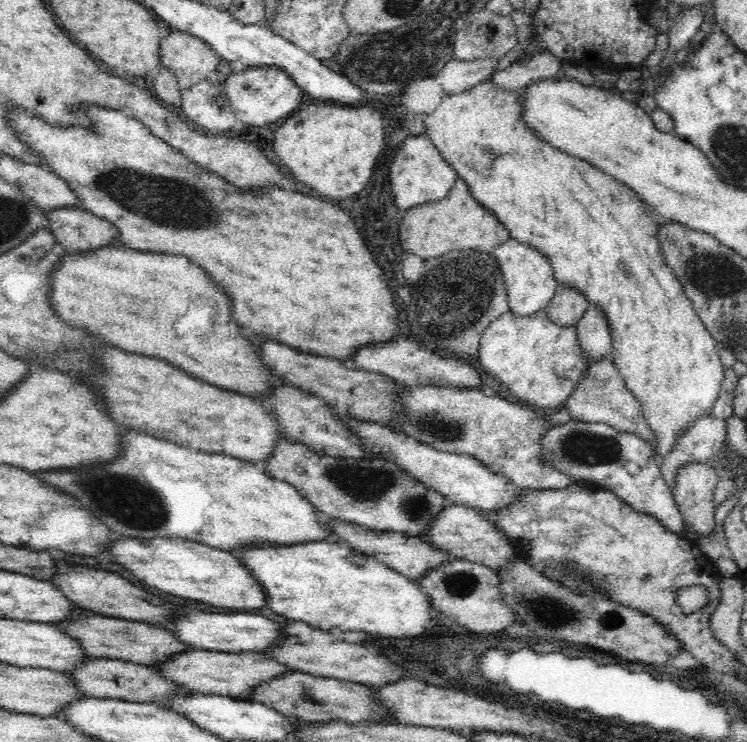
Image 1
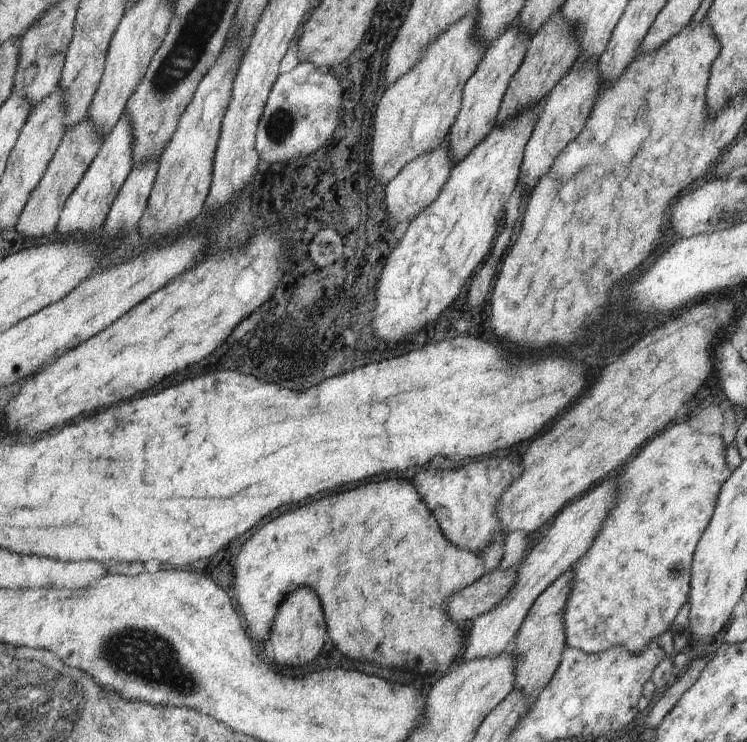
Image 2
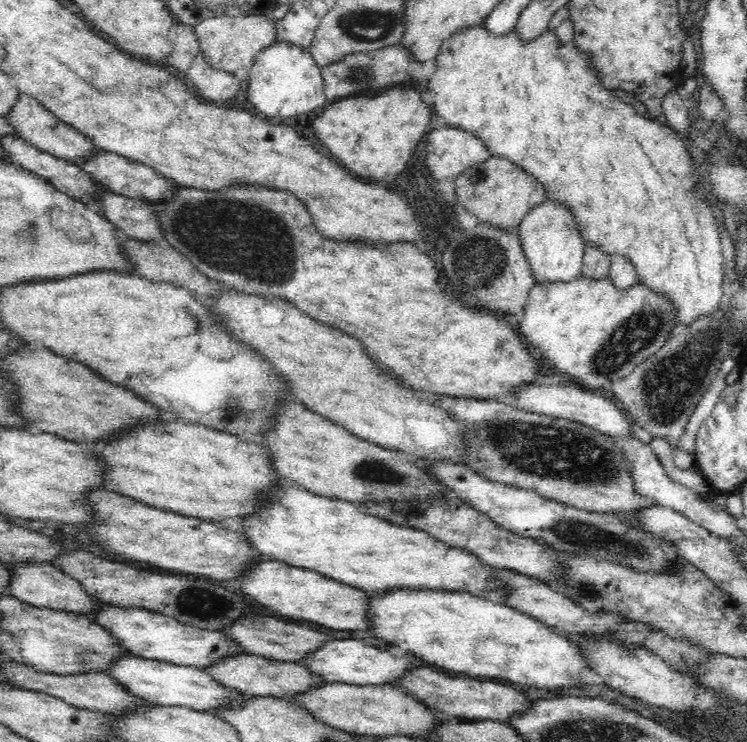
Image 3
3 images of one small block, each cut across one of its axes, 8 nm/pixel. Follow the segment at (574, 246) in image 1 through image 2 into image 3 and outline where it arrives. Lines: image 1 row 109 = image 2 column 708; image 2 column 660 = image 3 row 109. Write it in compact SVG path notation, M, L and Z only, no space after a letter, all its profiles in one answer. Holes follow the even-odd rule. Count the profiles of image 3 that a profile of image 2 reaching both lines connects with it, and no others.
M482 25L465 28L454 33L448 40L441 44L441 51L436 60L436 70L428 81L428 89L434 92L434 114L438 118L446 120L446 127L460 129L470 132L474 137L480 138L482 145L490 153L490 157L506 158L518 169L522 169L526 175L534 177L536 183L544 187L546 198L556 200L564 204L566 209L574 216L578 233L582 237L582 243L586 247L594 247L610 256L622 255L632 262L636 269L637 283L646 285L648 289L664 295L673 305L676 324L684 324L690 328L694 322L702 318L710 318L719 310L722 295L722 278L724 278L722 246L720 245L720 233L714 223L712 209L700 199L700 193L696 193L696 173L692 165L692 154L682 146L680 136L662 120L642 117L628 104L610 94L608 89L602 85L602 81L596 75L596 71L590 71L588 67L588 55L580 54L580 51L571 45L564 45L558 41L556 32L550 34L547 30L538 38L524 43L518 39L516 31L512 30L507 35L492 34Z

